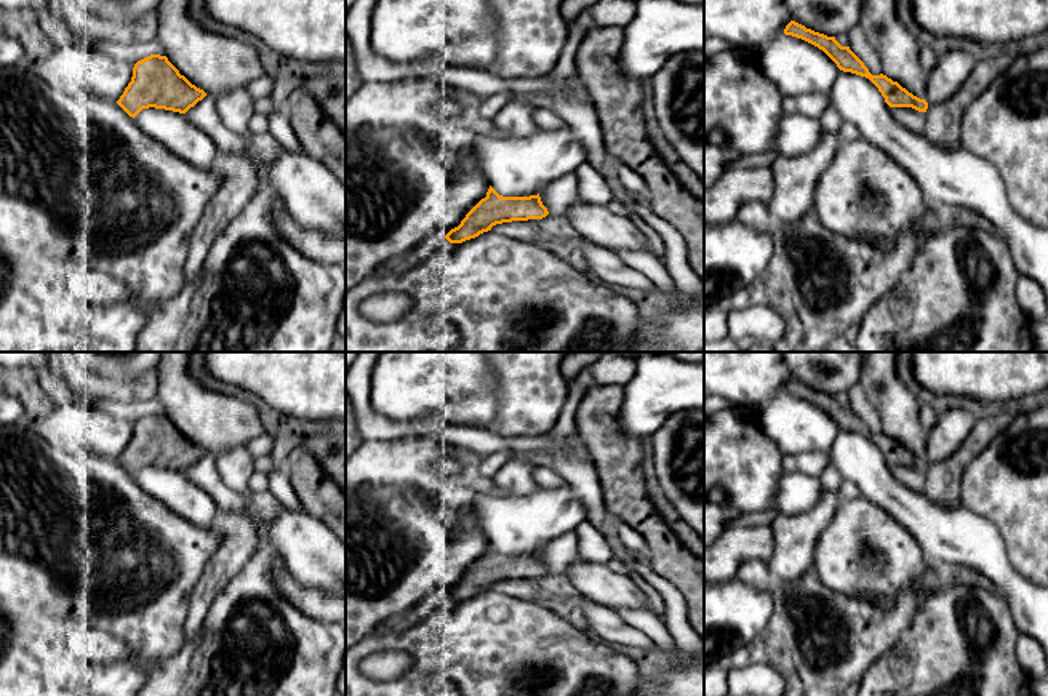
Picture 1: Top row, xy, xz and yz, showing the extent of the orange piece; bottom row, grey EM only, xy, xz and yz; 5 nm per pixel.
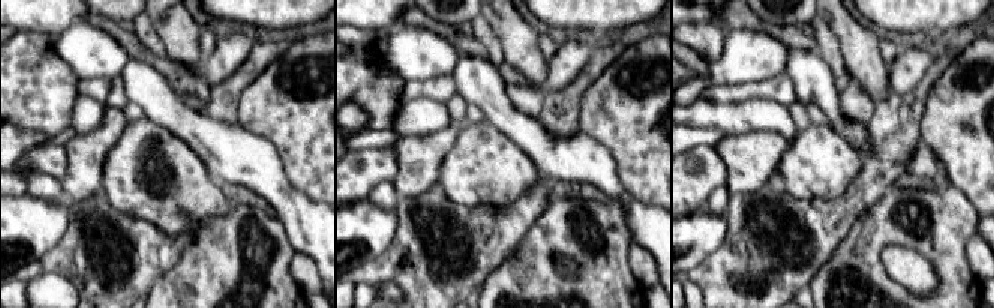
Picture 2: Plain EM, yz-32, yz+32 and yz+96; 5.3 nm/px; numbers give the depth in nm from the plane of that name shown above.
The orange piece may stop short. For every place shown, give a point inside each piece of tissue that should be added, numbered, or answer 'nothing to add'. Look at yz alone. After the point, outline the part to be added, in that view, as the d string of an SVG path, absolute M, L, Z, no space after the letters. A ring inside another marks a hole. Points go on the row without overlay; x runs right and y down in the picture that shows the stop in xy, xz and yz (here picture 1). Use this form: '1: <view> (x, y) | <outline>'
nothing to add

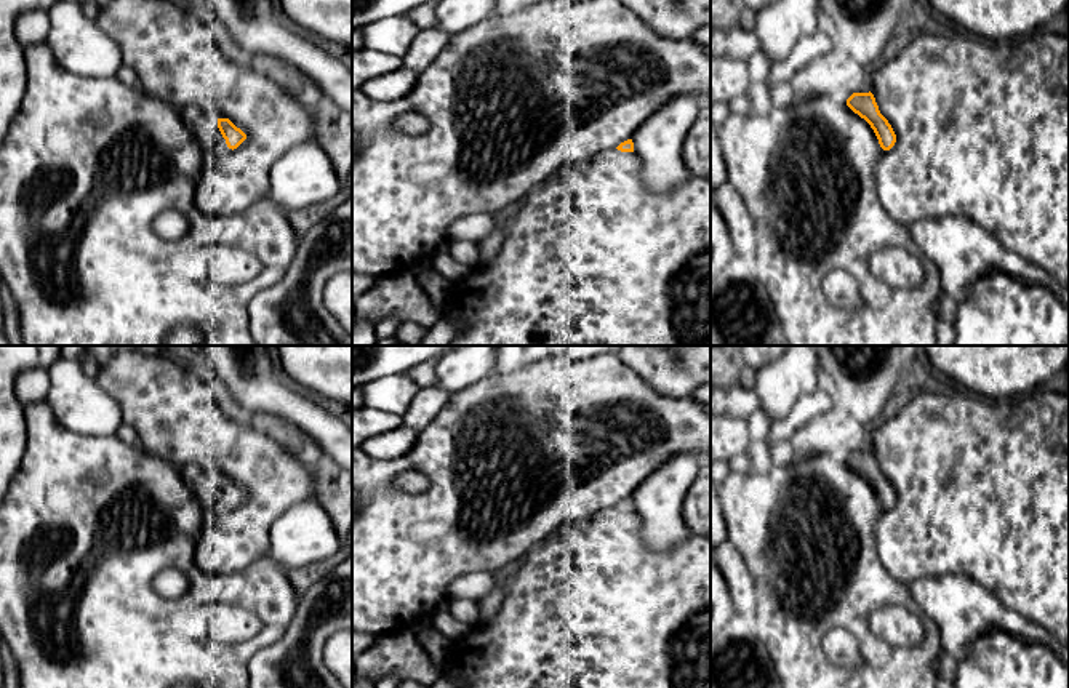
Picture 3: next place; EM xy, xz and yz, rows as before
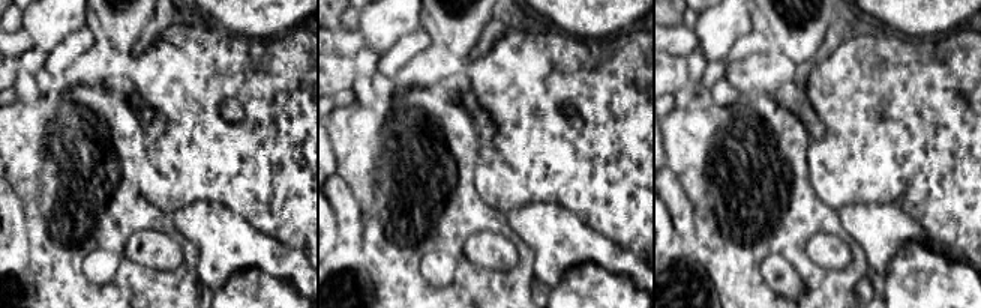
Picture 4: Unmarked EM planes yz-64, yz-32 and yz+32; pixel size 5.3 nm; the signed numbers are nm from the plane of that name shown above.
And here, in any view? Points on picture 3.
1: xy (205, 485) | M184 464L179 467L179 472L186 483L195 491L200 504L206 510L227 512L232 507L227 506L226 498L222 496L218 486L218 477L205 470L198 464Z

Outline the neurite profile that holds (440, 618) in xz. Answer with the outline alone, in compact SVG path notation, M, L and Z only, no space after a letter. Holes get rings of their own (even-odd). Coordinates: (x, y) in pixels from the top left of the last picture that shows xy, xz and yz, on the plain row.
M445 600L442 602L435 611L430 614L430 622L434 624L434 627L443 634L446 638L454 640L459 638L461 635L467 634L467 630L470 629L469 624L459 622L456 621L451 614L450 614L450 602L451 600Z

